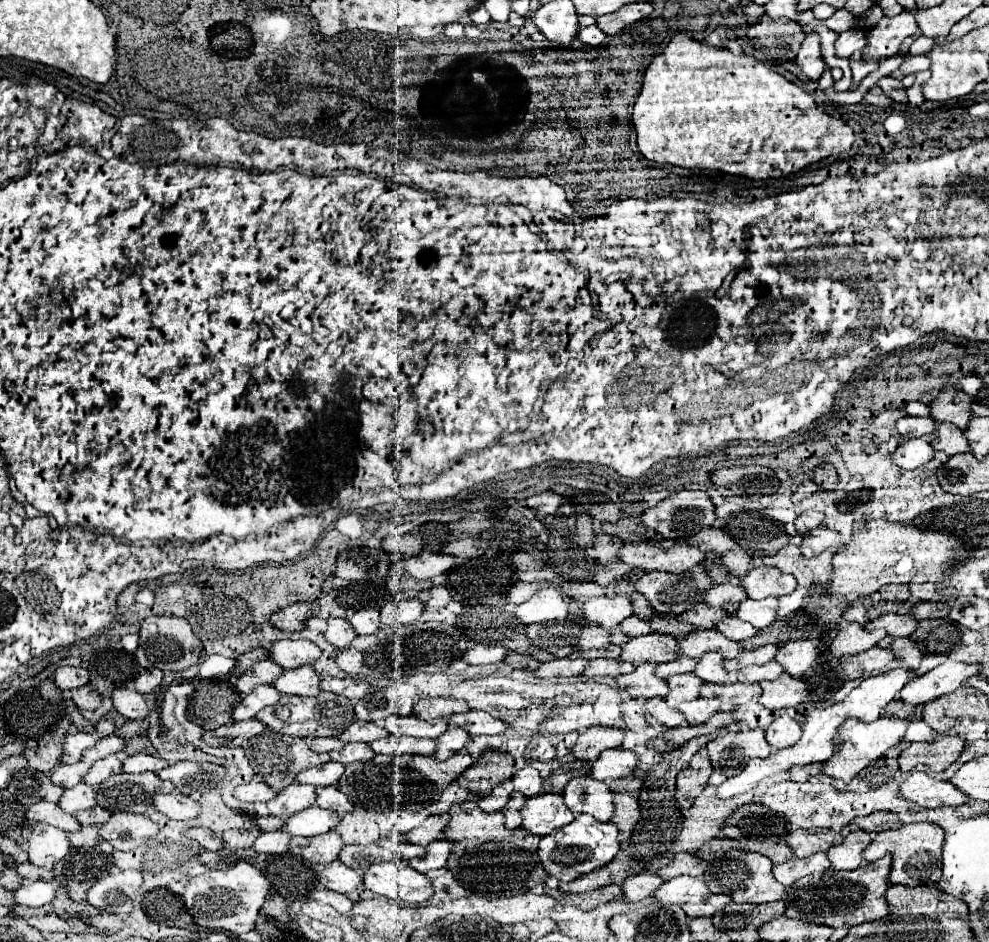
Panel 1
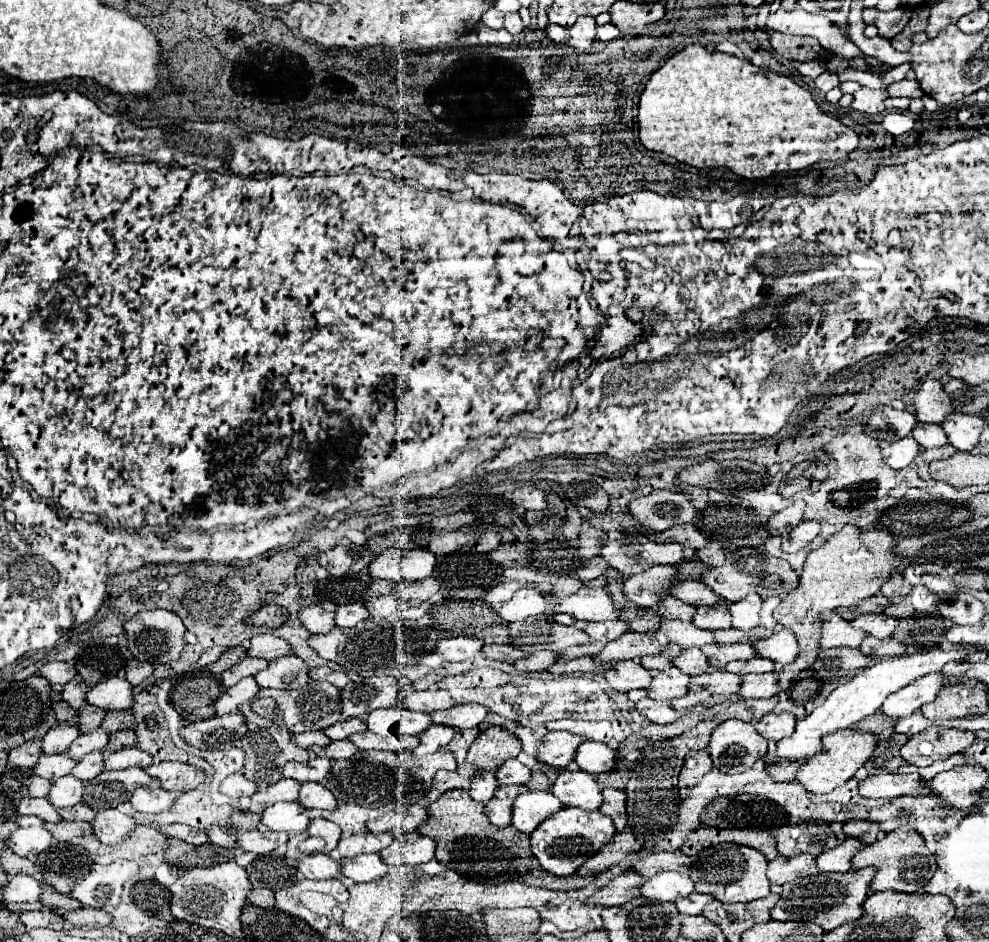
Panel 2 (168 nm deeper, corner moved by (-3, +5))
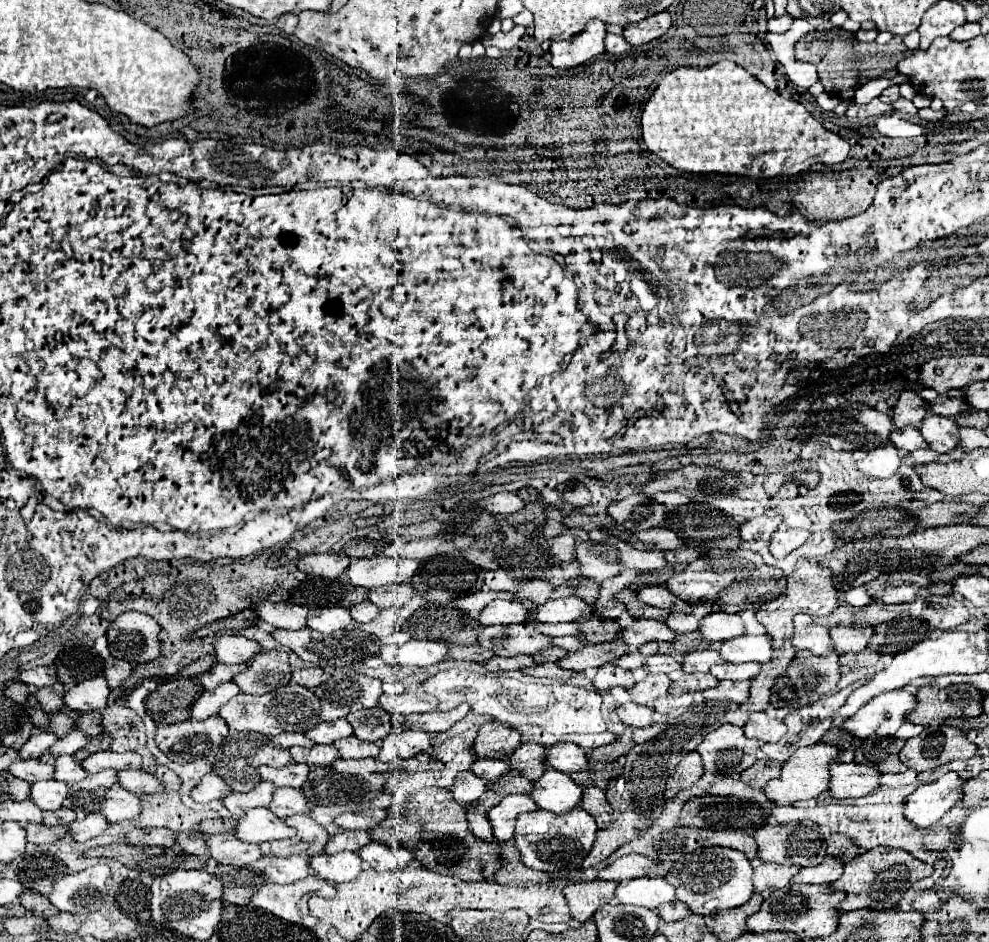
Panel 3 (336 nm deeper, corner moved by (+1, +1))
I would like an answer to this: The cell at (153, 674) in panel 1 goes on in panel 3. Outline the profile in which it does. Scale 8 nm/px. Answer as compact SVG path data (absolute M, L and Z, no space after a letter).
M107 658L105 660L105 668L103 674L109 682L111 688L119 688L125 684L125 680L131 676L131 664L125 660L117 660L117 658Z

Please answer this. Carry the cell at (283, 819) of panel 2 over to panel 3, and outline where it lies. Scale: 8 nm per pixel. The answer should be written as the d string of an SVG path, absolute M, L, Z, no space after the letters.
M253 808L247 810L243 818L237 820L233 834L241 842L259 844L259 842L271 842L279 838L291 838L293 828L289 830L289 826L267 808Z

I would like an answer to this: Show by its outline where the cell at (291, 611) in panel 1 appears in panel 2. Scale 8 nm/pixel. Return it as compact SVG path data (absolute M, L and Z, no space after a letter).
M265 604L261 610L257 610L249 622L255 626L267 626L267 628L279 628L287 622L289 612L283 606L275 606L275 604Z

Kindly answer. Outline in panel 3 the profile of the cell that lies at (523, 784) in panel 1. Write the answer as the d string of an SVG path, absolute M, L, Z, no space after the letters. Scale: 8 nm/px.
M477 758L473 760L471 768L469 768L473 774L477 774L479 778L487 780L487 782L493 782L493 780L499 780L503 776L507 768L507 762L505 760L495 760L495 758Z

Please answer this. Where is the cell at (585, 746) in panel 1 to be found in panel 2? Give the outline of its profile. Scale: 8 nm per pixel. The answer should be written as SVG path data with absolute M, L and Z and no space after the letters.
M551 732L539 742L537 758L543 764L565 768L569 762L573 762L573 750L581 746L581 740L587 740L587 738L571 732Z

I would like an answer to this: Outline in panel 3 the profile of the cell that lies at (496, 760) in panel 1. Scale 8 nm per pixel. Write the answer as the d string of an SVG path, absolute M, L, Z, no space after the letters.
M487 722L479 728L473 750L479 758L507 760L513 750L521 744L521 734L501 722Z

